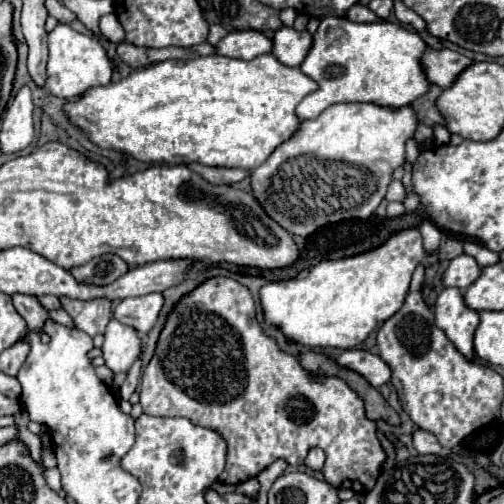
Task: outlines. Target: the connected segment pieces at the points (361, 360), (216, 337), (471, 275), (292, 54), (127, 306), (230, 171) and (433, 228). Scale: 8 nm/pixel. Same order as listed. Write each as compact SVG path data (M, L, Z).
M346 350L336 360L340 366L346 366L350 370L356 370L362 374L374 388L388 384L392 370L390 366L376 354L370 354L368 350Z
M224 276L204 280L174 304L160 332L154 356L144 368L140 404L150 416L182 416L198 426L216 430L228 444L228 462L218 478L224 484L242 484L278 458L284 458L290 466L300 466L308 450L320 446L326 452L326 482L334 488L342 486L356 494L366 494L376 486L386 462L386 452L376 436L378 426L364 416L362 398L342 378L314 376L294 356L282 352L278 342L260 328L252 292Z
M462 254L458 258L454 258L448 266L448 270L444 272L444 286L456 286L456 288L462 288L466 290L470 284L474 284L480 276L482 268L478 266L478 262L468 256L468 254Z
M282 26L274 34L274 48L272 54L286 66L300 66L302 58L306 58L306 50L310 50L312 34L308 30L294 30Z
M162 294L124 298L114 308L114 318L118 318L126 326L138 330L144 336L152 330L160 308L162 308Z
M190 164L190 170L206 178L210 184L236 184L252 174L250 170L242 168L210 168L204 164Z
M424 220L420 224L420 232L422 232L422 238L424 238L424 248L426 250L436 250L438 244L440 244L440 236L442 236L440 228L434 222Z

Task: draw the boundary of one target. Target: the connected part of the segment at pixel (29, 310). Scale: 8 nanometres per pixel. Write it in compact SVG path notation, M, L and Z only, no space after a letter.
M14 294L12 302L14 302L14 308L20 312L20 316L26 320L30 330L42 330L42 326L46 324L46 318L50 318L48 310L34 296Z

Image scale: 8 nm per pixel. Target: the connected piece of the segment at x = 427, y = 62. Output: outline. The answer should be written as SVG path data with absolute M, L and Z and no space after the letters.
M432 48L426 50L422 62L424 62L426 78L432 84L442 86L444 90L450 88L458 80L462 70L466 70L468 66L474 64L474 60L462 56L454 50L432 50Z

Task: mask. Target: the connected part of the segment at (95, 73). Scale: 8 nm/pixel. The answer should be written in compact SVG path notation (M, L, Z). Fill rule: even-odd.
M58 24L48 34L48 48L50 48L50 58L48 58L46 90L50 90L54 96L76 98L76 96L82 96L90 88L110 84L112 66L102 44L96 38L80 34L68 24Z

